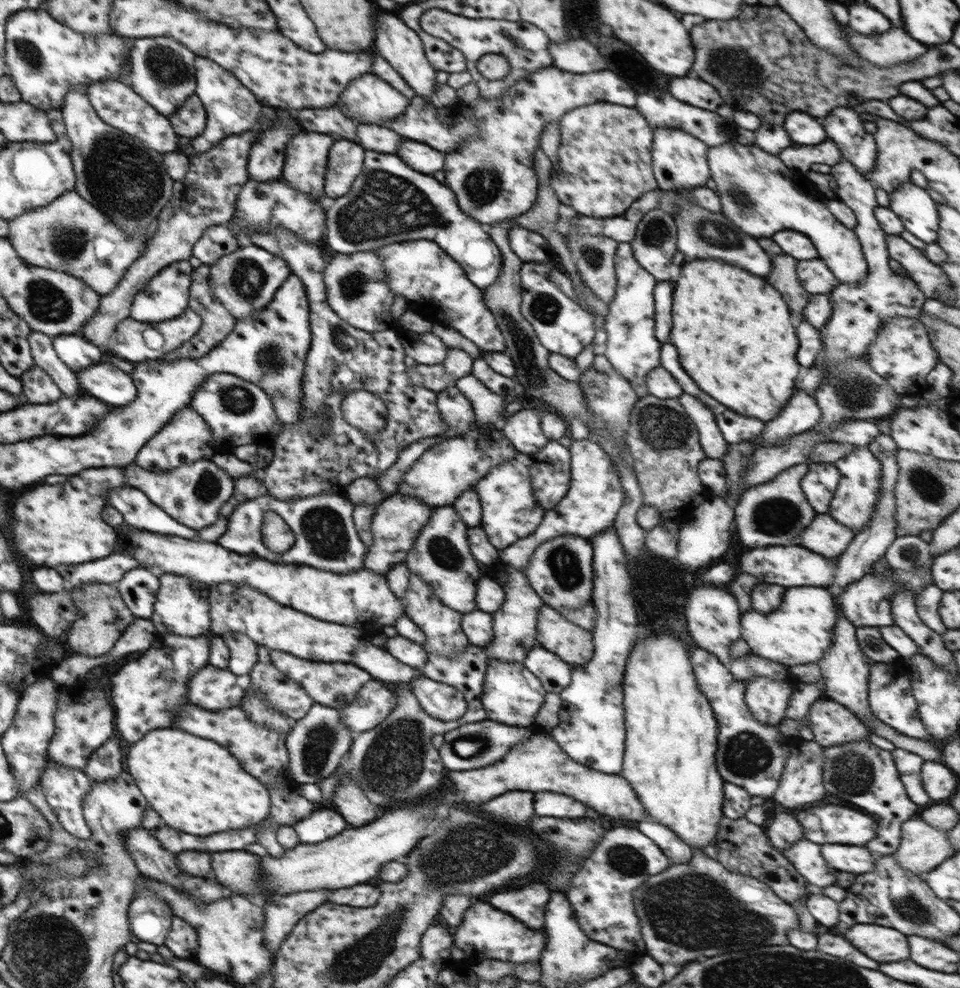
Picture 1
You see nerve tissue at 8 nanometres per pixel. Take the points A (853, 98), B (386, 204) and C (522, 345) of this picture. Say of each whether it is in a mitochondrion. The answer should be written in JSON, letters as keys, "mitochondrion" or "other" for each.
{"A":"other","B":"mitochondrion","C":"mitochondrion"}

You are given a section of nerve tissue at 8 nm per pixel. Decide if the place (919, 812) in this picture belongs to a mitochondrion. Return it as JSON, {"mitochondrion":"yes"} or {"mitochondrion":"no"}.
{"mitochondrion":"no"}

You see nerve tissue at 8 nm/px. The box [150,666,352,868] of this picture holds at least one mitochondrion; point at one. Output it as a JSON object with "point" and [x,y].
{"point":[319,740]}

